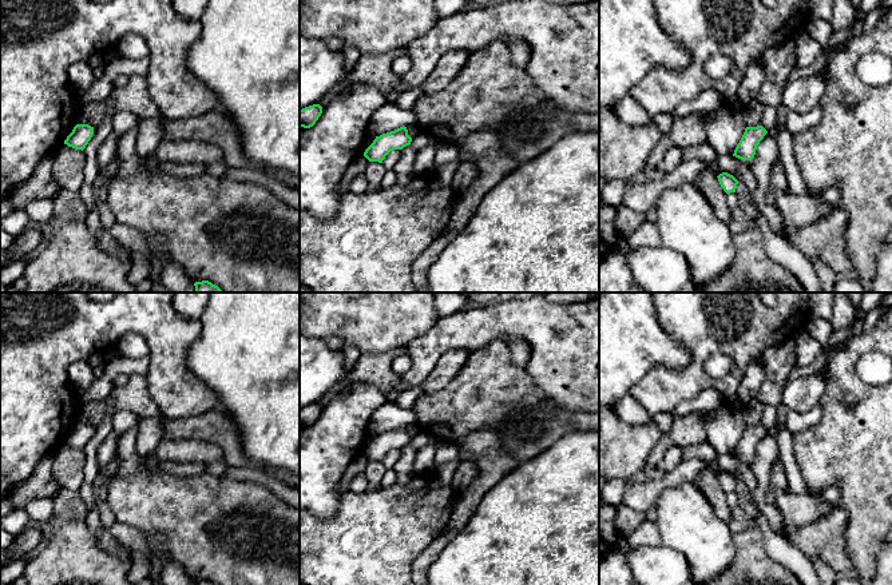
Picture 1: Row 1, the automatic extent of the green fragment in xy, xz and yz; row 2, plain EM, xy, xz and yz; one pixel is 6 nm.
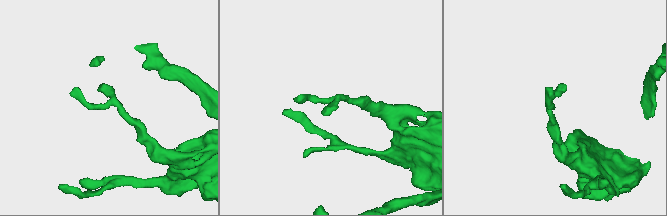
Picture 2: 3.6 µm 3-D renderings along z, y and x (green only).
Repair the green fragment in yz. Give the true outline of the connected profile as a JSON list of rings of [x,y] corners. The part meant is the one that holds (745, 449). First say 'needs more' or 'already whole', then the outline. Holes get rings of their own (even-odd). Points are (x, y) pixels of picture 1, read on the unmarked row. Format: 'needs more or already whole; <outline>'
already whole; [[[762,425],[746,426],[733,455],[741,459],[752,459],[756,454],[757,445],[766,433],[768,430]]]

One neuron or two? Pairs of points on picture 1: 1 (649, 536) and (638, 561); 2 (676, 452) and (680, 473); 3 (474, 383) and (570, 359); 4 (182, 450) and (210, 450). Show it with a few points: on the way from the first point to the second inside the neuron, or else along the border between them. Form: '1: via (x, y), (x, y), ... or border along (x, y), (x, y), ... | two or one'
1: border along (661, 544), (639, 545), (623, 553) | two
2: border along (682, 461), (665, 474) | two
3: border along (524, 369), (546, 394) | two
4: via (189, 450), (203, 450) | one

